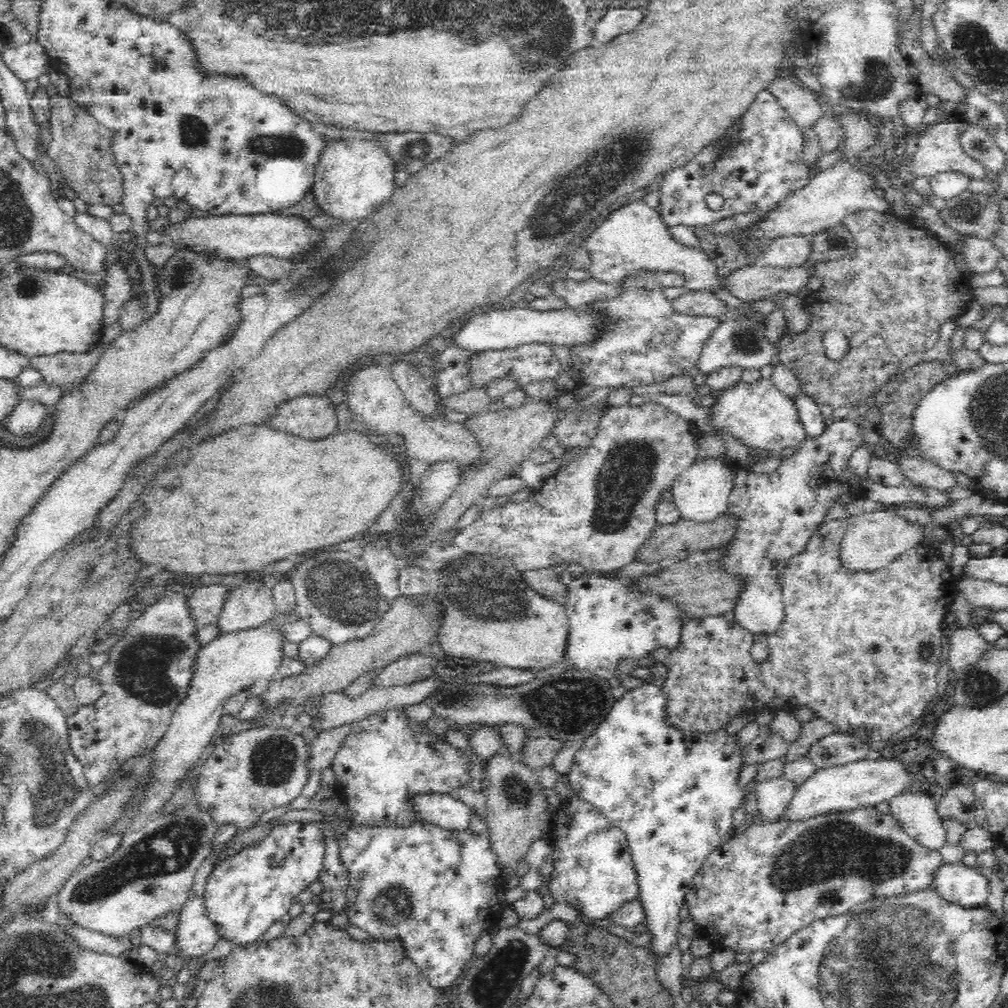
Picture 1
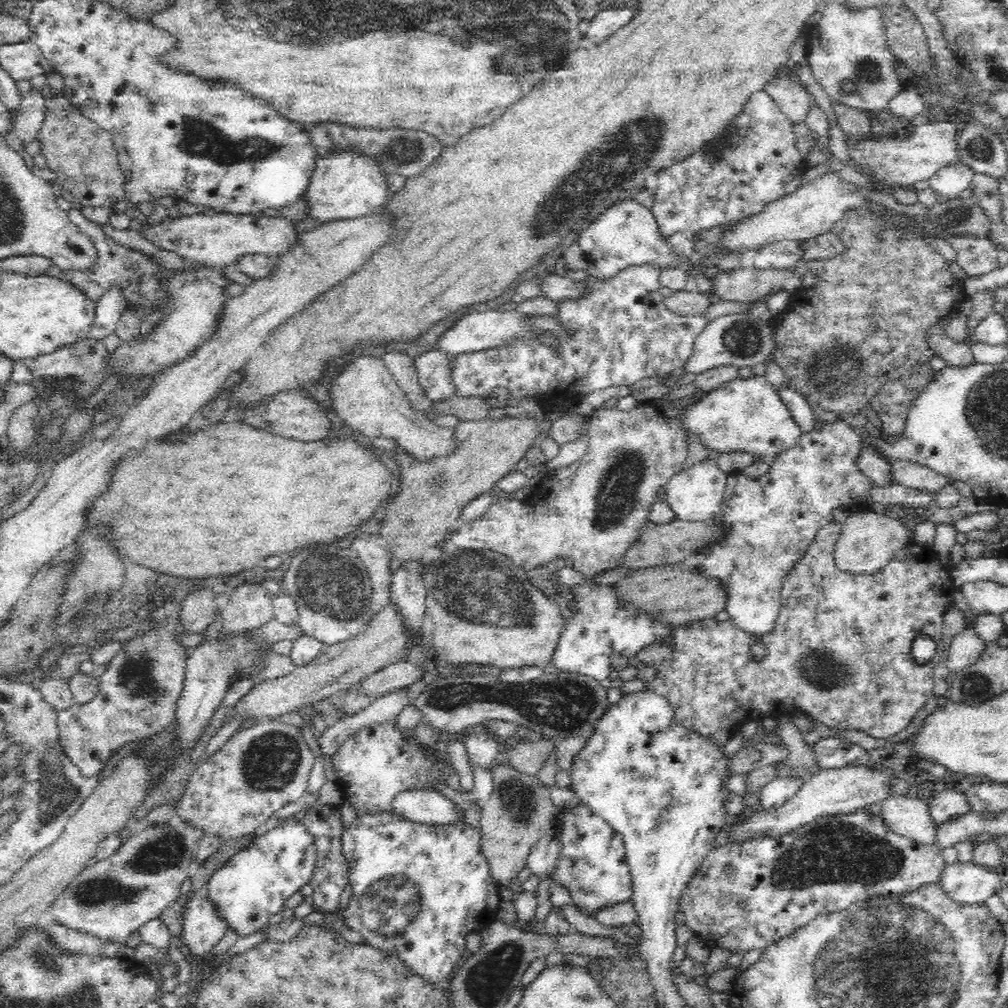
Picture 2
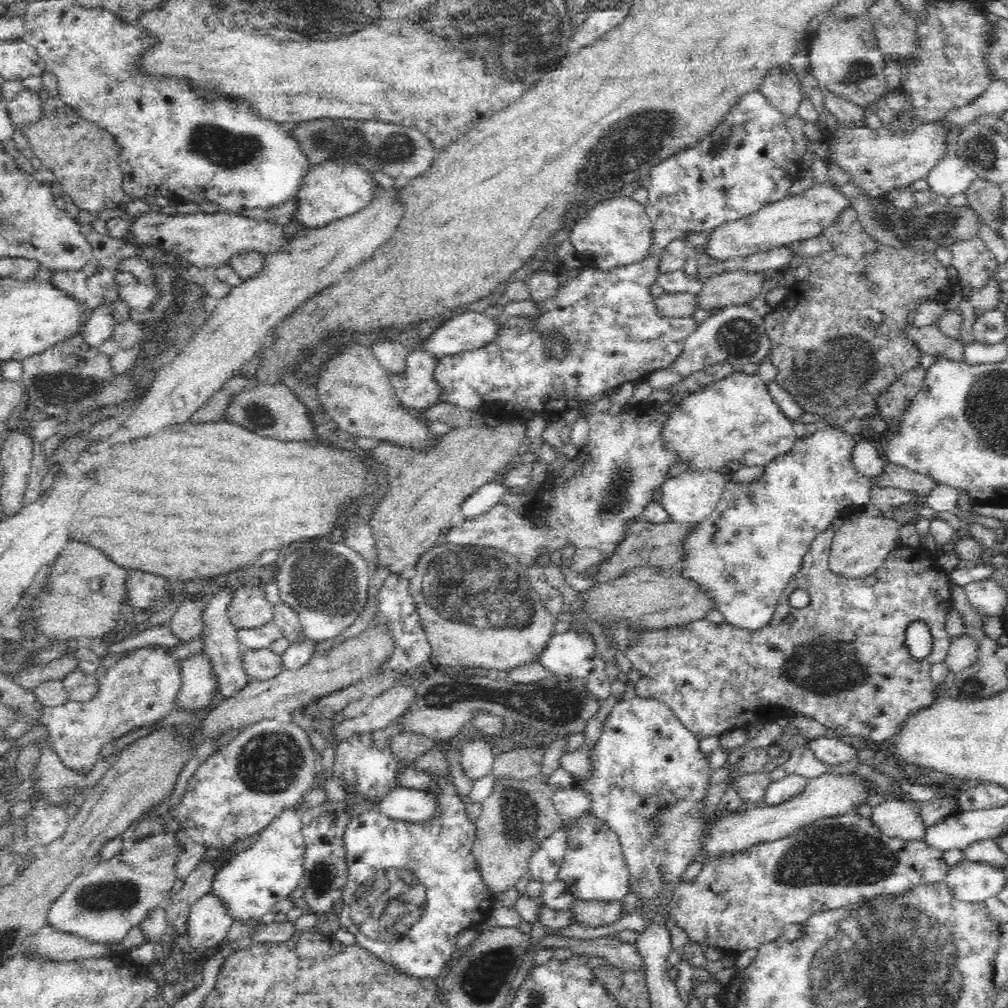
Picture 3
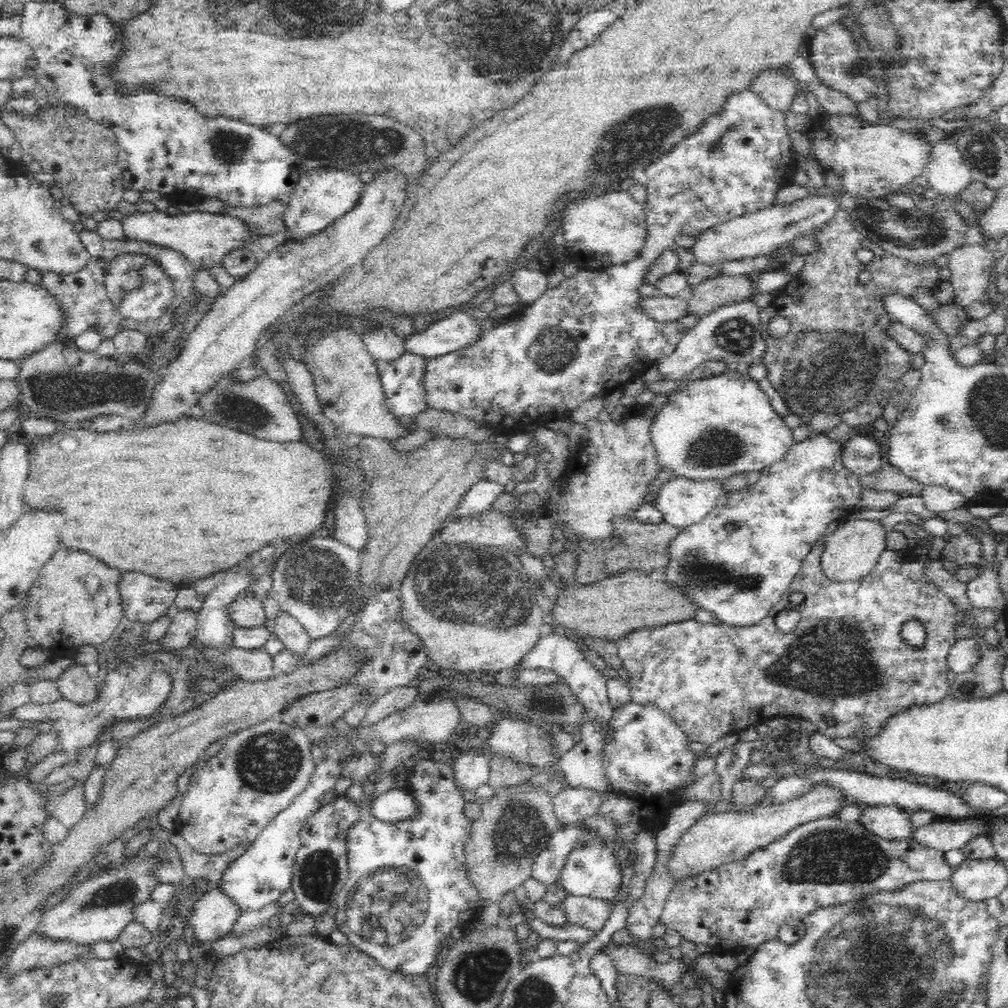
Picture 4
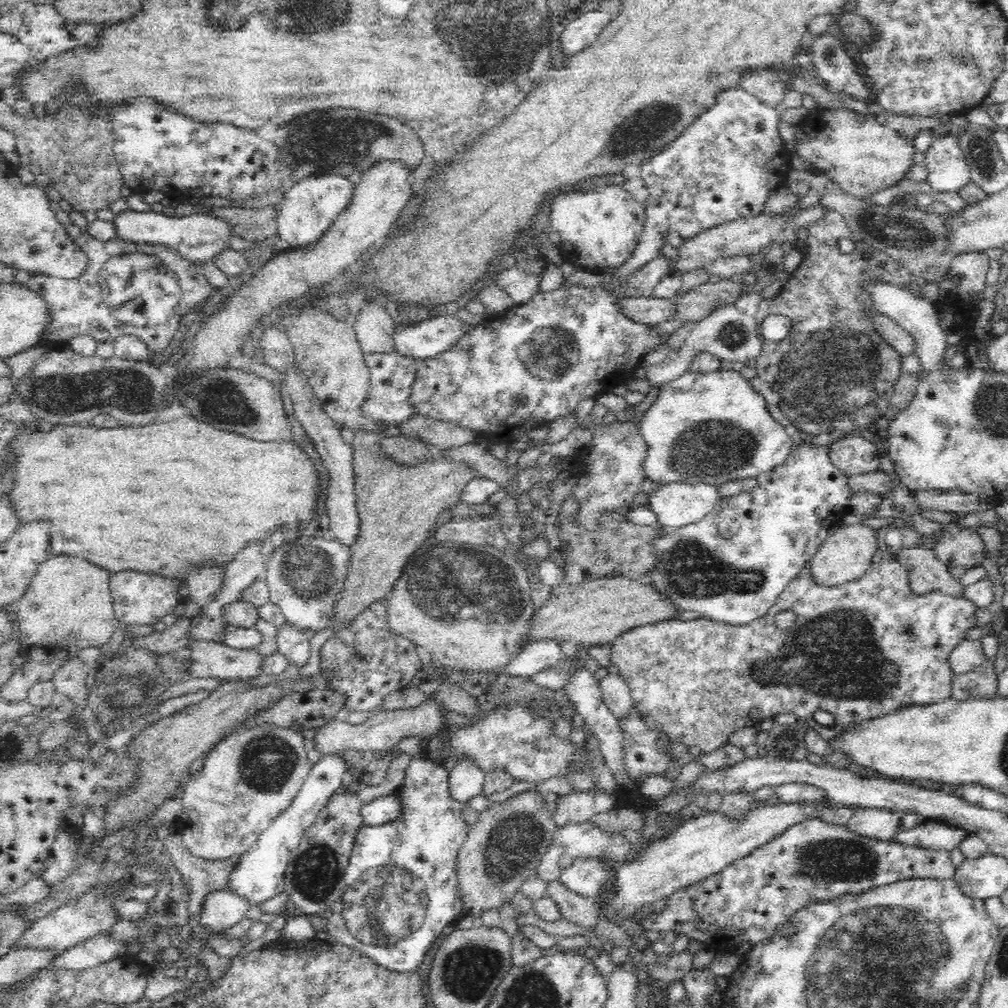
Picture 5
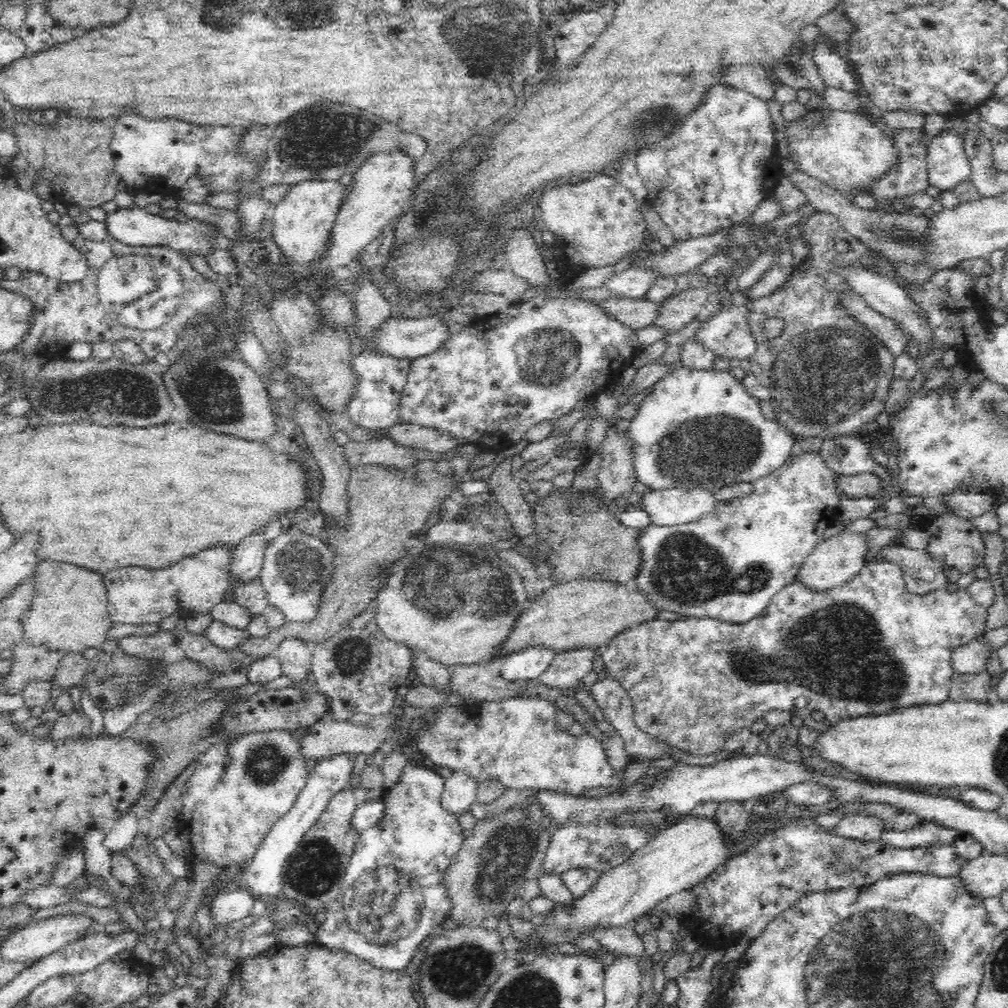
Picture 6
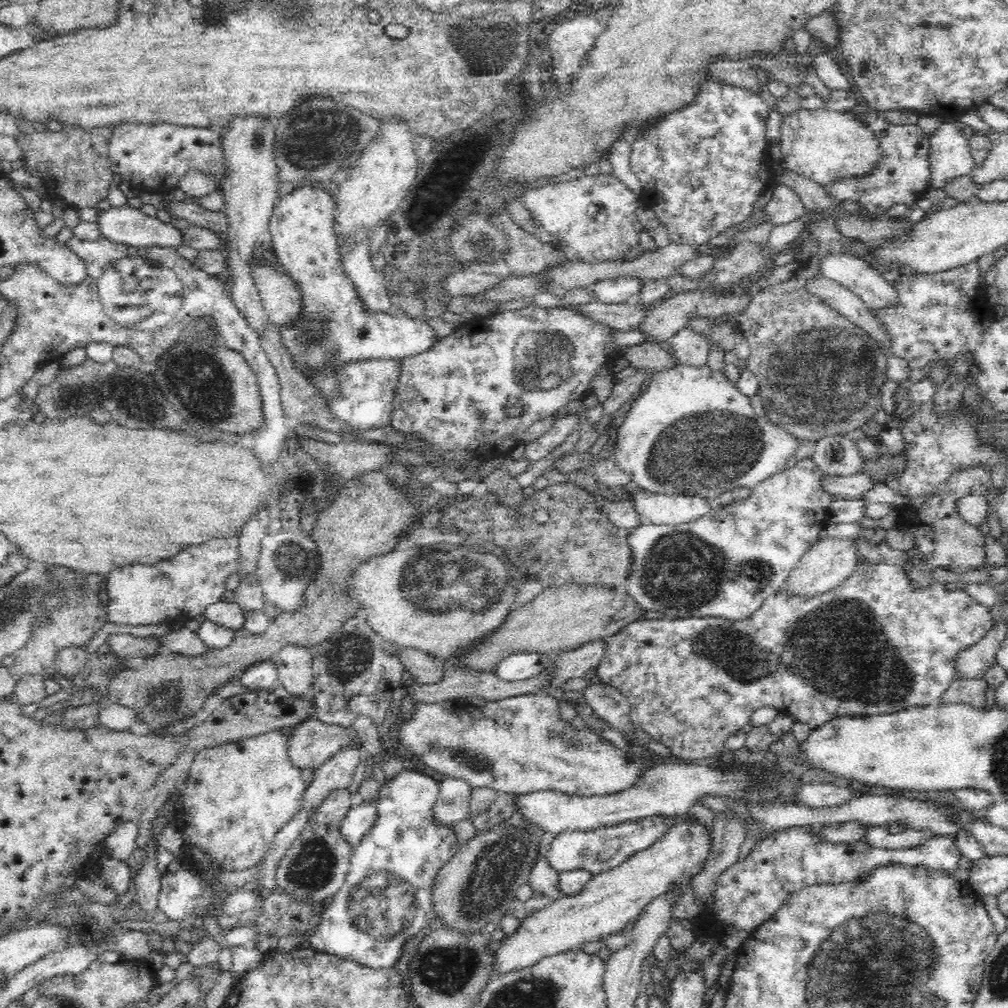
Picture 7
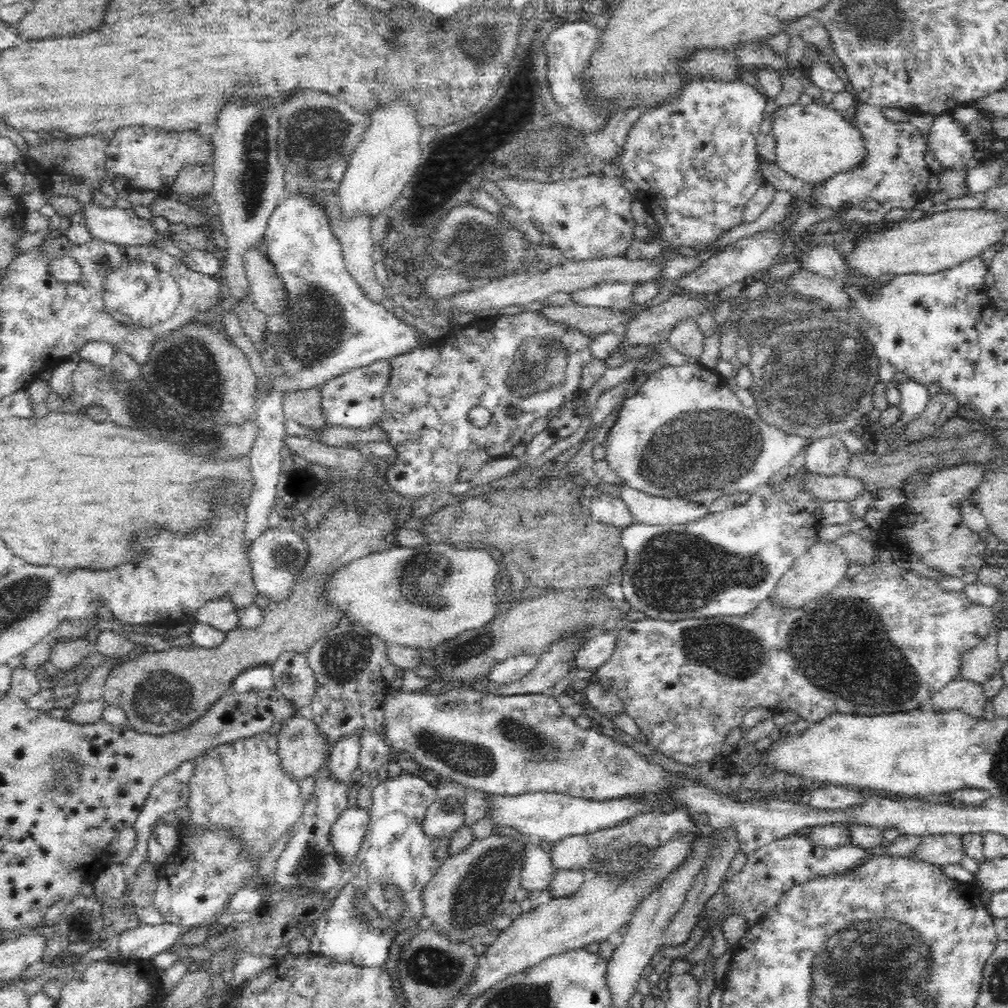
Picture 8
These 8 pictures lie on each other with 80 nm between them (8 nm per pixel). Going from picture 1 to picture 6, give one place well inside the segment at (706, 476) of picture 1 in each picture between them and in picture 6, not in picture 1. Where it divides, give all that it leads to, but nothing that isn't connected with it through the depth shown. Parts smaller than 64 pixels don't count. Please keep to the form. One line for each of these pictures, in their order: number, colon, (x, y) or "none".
2: (697, 494)
3: (691, 497)
4: (683, 501)
5: (677, 504)
6: (673, 506)

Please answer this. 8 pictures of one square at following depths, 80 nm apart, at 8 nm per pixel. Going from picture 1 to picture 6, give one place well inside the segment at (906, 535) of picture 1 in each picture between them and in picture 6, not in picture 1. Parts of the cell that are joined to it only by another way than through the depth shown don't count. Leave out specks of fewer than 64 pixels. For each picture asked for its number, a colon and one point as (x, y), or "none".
2: (869, 540)
3: (862, 543)
4: (853, 550)
5: (846, 555)
6: (840, 558)

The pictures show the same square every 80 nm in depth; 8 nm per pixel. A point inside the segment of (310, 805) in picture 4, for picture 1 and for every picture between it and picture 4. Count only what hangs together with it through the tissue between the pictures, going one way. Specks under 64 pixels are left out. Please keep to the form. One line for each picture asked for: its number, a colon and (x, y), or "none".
1: (246, 893)
2: (248, 892)
3: (252, 882)

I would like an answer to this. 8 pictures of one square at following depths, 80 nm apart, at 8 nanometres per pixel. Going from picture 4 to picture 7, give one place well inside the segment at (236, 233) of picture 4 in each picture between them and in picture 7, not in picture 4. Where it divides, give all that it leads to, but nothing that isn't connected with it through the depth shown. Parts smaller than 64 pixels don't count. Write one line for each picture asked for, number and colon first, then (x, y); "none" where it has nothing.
5: (200, 237)
6: (136, 227)
7: (129, 226)

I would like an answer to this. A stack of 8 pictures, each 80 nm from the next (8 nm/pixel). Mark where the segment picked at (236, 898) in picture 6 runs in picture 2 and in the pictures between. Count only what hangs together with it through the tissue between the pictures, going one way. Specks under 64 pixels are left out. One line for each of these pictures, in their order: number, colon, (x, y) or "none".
2: (203, 929)
3: (208, 924)
4: (213, 917)
5: (222, 909)

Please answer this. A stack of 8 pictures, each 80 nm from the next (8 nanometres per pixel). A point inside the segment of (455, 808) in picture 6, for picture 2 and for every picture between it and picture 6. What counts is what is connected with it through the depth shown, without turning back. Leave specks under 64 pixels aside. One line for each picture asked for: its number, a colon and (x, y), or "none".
2: (482, 746)
3: (477, 758)
4: (472, 768)
5: (467, 778)

